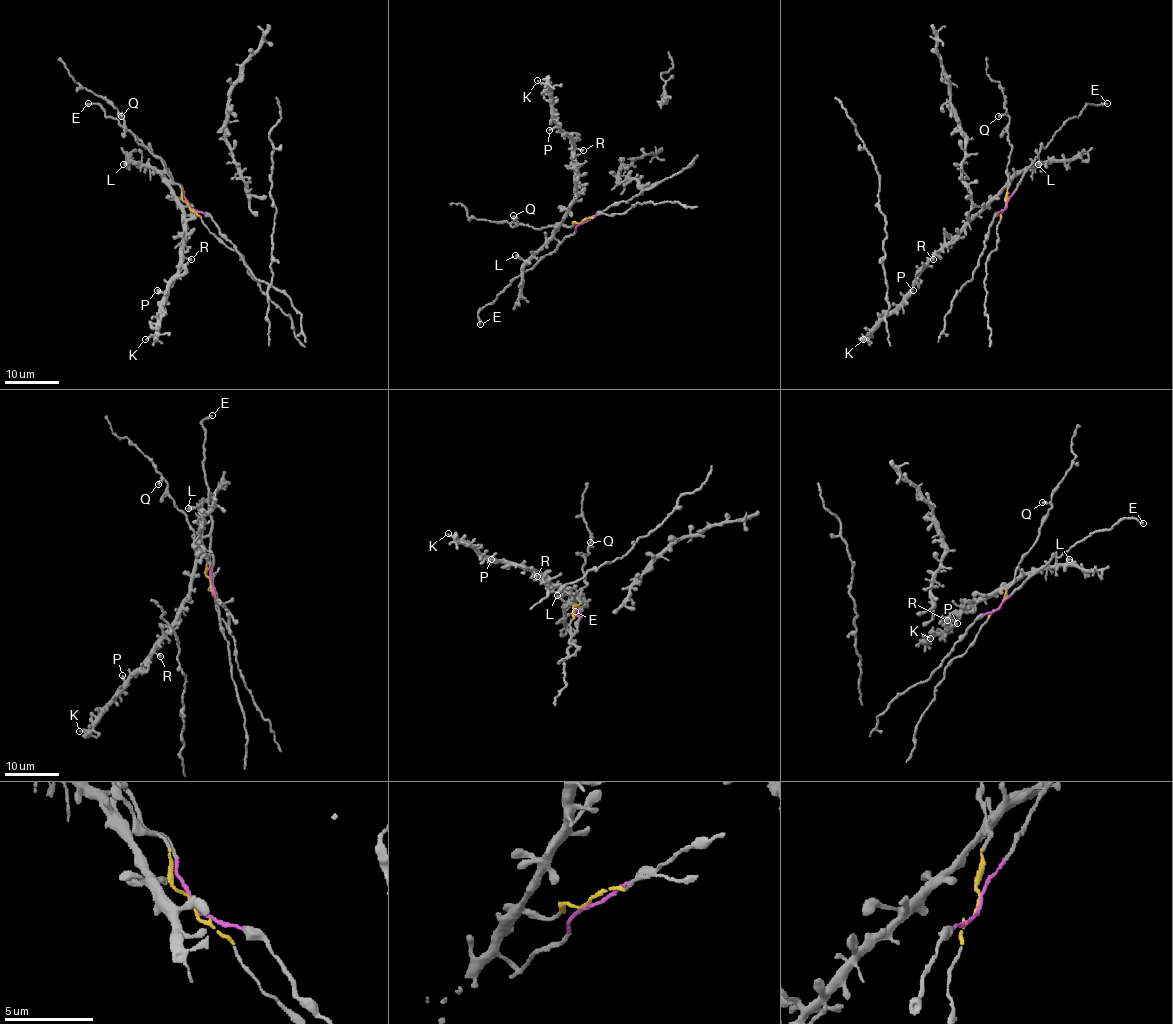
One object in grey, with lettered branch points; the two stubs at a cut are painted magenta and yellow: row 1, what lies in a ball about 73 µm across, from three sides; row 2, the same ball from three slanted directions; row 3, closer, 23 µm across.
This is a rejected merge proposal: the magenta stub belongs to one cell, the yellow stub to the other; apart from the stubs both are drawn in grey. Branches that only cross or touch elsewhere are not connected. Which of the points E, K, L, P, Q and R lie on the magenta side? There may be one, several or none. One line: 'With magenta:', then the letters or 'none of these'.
With magenta: E, K, L, P, R

